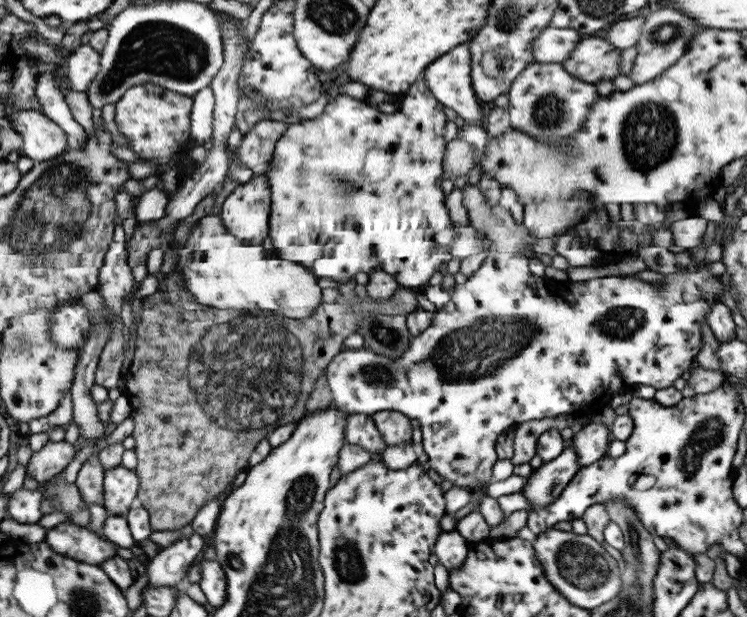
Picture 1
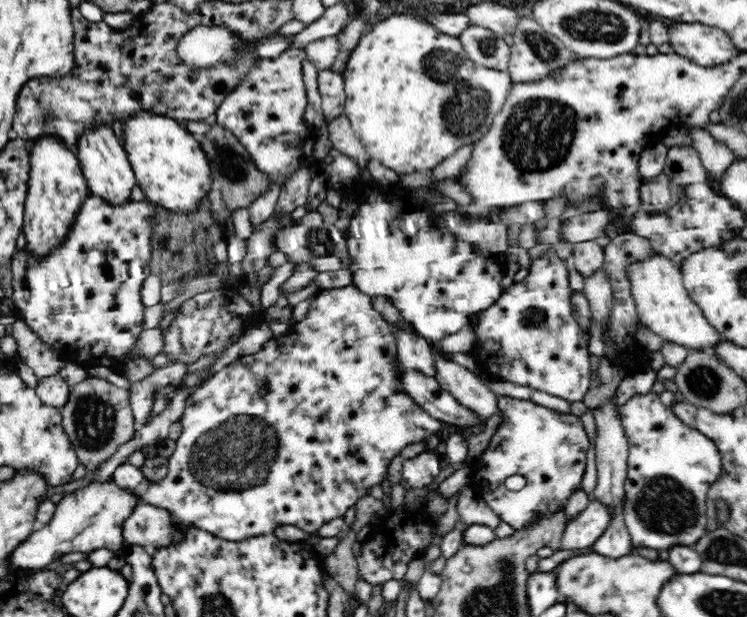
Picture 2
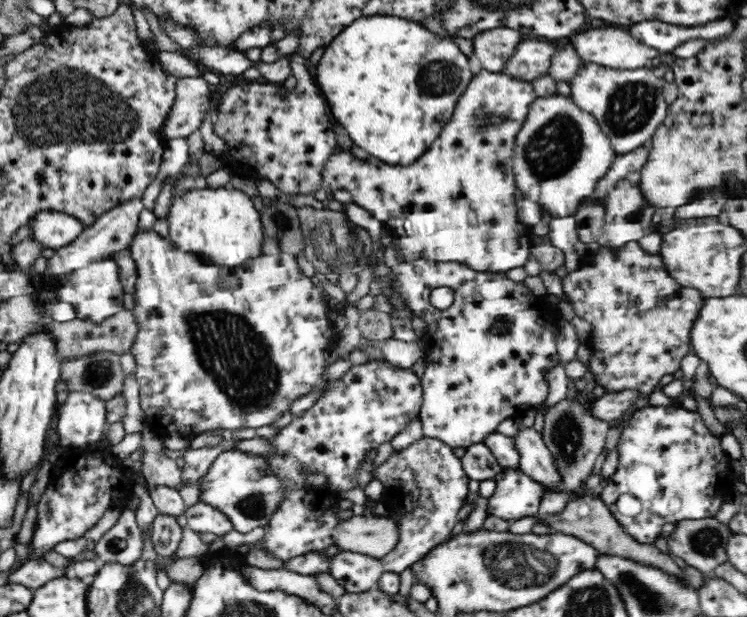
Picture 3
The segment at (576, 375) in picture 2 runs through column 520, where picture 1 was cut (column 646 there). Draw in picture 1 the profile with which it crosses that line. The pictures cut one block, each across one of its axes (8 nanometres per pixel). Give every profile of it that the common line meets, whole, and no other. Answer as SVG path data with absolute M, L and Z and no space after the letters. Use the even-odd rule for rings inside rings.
M490 250L477 270L467 277L463 284L454 284L453 292L449 294L449 302L446 302L441 310L433 312L430 325L418 336L411 337L407 349L403 350L400 357L395 360L375 354L366 347L362 347L360 350L341 350L332 356L323 373L329 385L334 406L347 412L347 414L372 415L377 411L388 410L401 412L419 426L422 449L427 456L425 466L433 468L442 479L449 480L452 486L466 488L472 493L476 486L480 486L482 482L488 484L489 478L491 478L491 466L496 460L494 452L496 436L513 428L514 425L528 420L556 418L560 415L590 418L597 414L601 408L610 406L612 396L617 392L634 393L639 384L652 386L655 389L671 387L674 380L677 380L685 370L694 366L696 354L703 346L701 335L699 335L700 324L706 320L710 306L719 301L717 294L723 292L720 276L712 276L707 271L708 264L701 258L692 258L696 268L694 272L683 270L663 275L660 285L633 281L630 275L627 277L604 276L587 281L568 280L565 290L557 288L557 286L549 286L545 276L535 277L531 275L527 267L528 259L519 253L502 253Z

